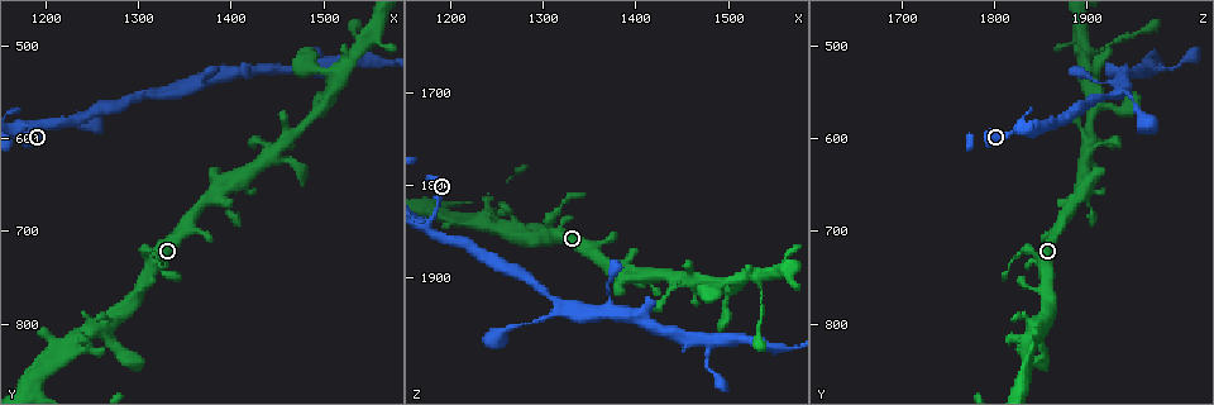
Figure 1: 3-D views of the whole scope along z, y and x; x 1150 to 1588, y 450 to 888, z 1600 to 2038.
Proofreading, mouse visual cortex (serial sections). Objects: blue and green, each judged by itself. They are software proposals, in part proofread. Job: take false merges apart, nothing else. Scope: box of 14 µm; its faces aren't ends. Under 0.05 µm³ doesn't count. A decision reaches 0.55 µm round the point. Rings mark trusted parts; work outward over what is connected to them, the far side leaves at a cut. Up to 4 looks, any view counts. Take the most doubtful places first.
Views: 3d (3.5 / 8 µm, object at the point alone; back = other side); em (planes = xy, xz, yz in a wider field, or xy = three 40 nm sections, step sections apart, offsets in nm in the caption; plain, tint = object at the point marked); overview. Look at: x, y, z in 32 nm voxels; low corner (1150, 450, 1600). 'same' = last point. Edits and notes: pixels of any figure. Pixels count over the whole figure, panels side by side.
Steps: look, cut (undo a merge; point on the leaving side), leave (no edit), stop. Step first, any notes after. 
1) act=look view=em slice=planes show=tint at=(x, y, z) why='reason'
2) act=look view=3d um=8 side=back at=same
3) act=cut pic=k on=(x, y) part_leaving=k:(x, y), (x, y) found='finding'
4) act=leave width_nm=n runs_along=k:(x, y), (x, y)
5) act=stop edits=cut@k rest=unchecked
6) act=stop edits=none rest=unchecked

act=look view=3d um=3.5 at=(1310, 550, 1925) why='side arm on a straight run'

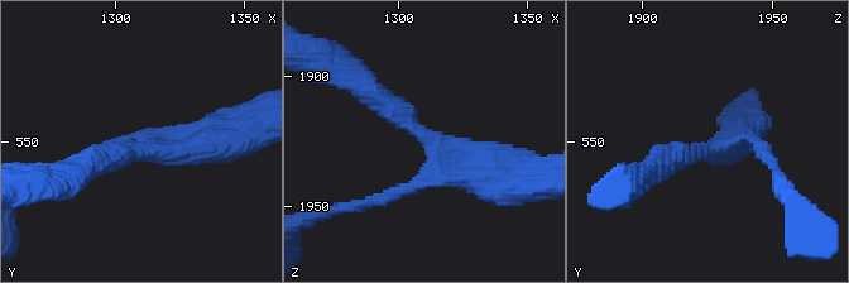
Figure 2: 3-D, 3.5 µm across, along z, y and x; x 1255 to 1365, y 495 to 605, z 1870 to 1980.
act=look view=em slice=xy step=1 show=tint at=(1314, 555, 1925)

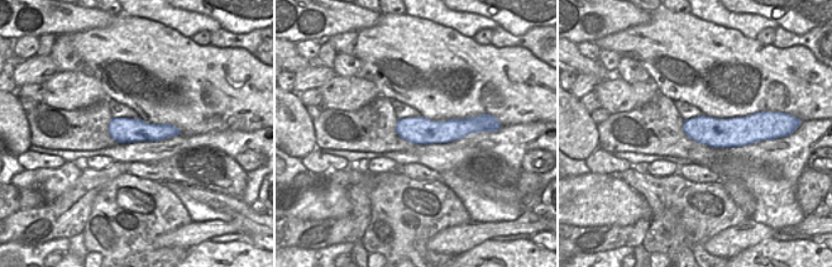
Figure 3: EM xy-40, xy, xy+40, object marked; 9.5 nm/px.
act=look view=em slice=xy step=5 show=tint at=same

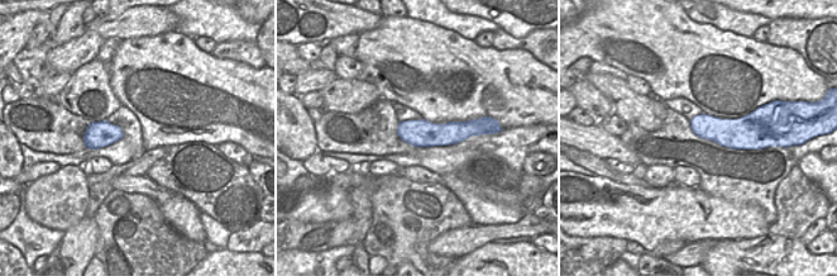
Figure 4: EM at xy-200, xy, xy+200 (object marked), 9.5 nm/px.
act=leave arms=3 runs_along=4:(472, 128), (457, 132), (400, 132) found='continuous, no second cell'

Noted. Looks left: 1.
act=look view=3d um=3.5 at=(1530, 505, 1905) why='two arms in line, one across'

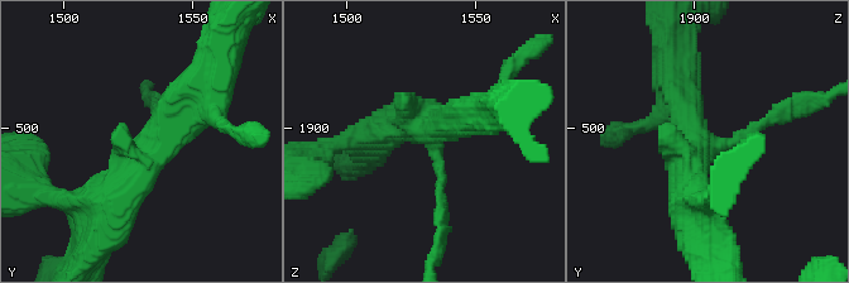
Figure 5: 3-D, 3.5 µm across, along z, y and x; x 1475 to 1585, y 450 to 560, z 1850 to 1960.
act=leave runs_along=5:(110, 222), (138, 159), (204, 82) found='continuous, no second cell'

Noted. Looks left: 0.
act=stop edits=none rest=unchecked

